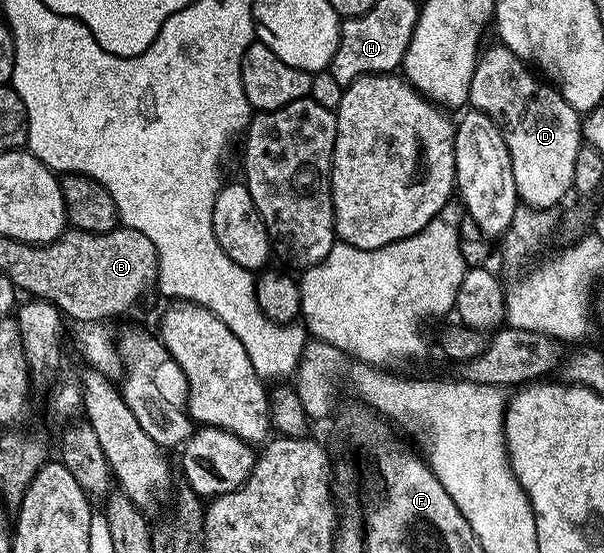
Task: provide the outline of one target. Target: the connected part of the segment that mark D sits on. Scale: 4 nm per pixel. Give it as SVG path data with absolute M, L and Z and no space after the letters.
M494 44L486 54L484 51L478 57L477 67L471 76L468 105L497 121L497 127L501 130L507 152L511 156L511 172L515 176L517 197L524 205L535 210L549 210L565 193L573 190L575 158L579 156L583 145L582 115L575 108L571 108L567 100L563 100L556 86L538 77L523 59L515 56L515 52L500 44Z

